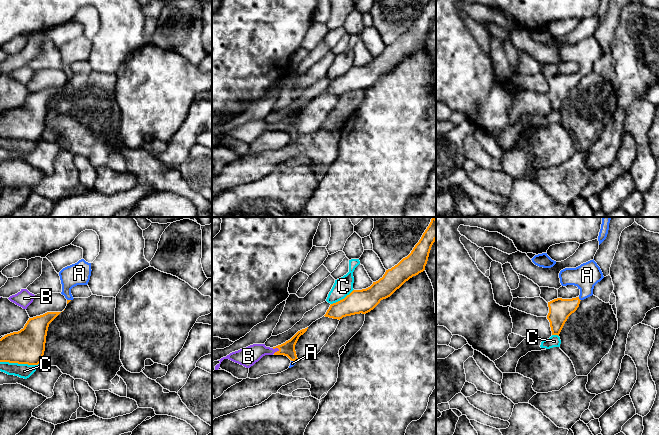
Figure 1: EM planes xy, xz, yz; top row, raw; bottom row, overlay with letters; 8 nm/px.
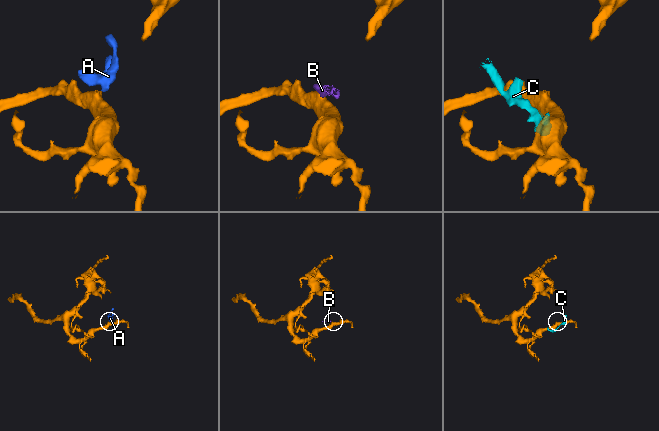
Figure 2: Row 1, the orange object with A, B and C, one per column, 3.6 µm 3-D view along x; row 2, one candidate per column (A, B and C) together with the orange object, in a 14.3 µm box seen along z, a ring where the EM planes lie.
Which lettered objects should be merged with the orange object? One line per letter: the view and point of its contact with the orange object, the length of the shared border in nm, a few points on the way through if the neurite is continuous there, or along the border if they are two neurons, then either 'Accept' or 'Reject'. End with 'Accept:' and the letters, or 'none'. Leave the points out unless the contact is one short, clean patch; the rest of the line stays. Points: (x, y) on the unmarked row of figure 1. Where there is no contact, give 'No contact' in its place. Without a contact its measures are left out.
A: Touches orange at yz (579, 75). Shared border 40 nm. Path across: yz (560, 85), (571, 81), (579, 75), (586, 67), (587, 51). Accept
B: Touches orange at xz (277, 127). Shared border 70 nm. Path across: xz (287, 125), (277, 127), (256, 127), (248, 132). Accept
C: Touches orange at xy (20, 139). Shared border 320 nm. Reject
Accept: A, B

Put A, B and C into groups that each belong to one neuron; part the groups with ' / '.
A B / C

